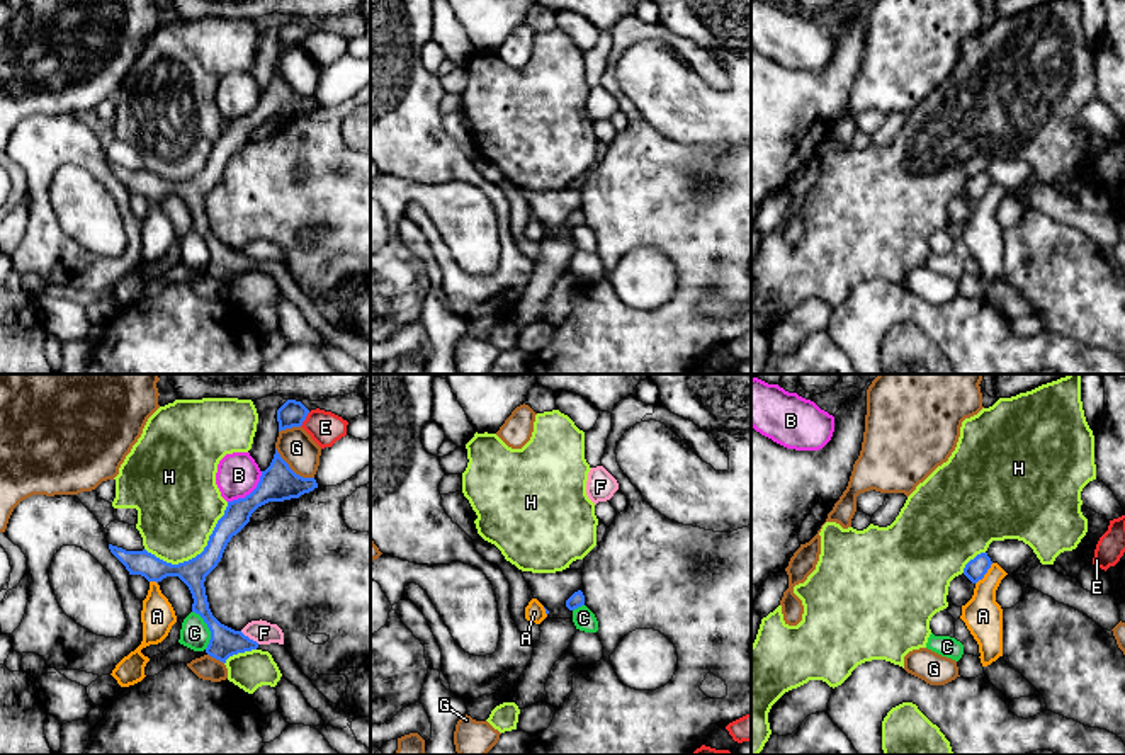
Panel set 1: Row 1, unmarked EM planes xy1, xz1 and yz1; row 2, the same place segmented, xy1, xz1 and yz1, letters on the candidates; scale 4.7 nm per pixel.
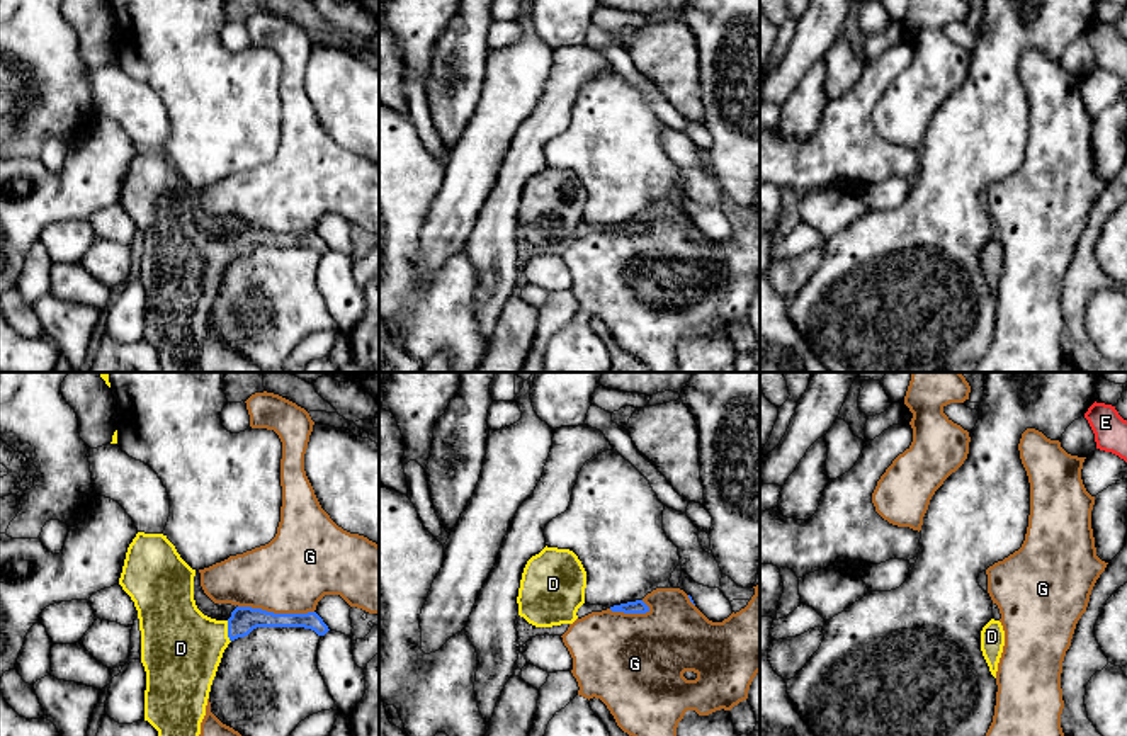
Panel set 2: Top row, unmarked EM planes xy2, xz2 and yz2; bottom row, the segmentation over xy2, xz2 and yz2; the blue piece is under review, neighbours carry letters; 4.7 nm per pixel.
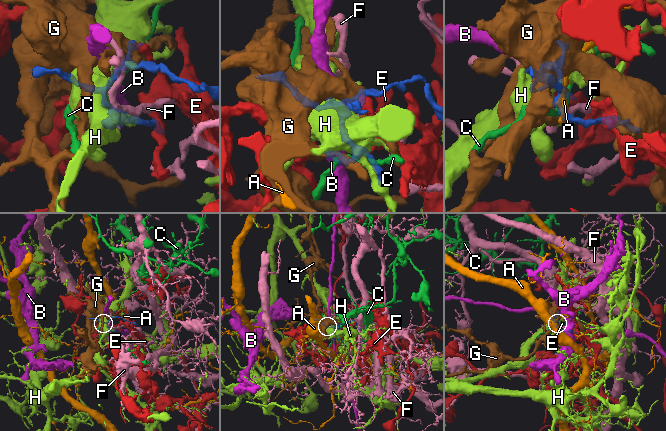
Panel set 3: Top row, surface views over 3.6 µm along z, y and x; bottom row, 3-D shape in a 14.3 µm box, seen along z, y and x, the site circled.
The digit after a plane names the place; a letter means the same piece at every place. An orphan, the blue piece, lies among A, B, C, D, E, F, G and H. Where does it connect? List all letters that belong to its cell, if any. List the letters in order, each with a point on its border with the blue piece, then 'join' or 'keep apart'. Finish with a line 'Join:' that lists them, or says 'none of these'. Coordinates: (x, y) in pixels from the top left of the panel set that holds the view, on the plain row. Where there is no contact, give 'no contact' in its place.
A: meets blue in yz1 at (986, 191); keep apart
B: meets blue in xy1 at (250, 113); keep apart
C: meets blue in xy1 at (209, 249); keep apart
D: meets blue in xy2 at (228, 250); join
E: meets blue in xy1 at (305, 38); keep apart
F: meets blue in xy1 at (248, 257); keep apart
G: meets blue in xy2 at (276, 233); keep apart
H: meets blue in xy1 at (197, 174); keep apart
Join: D

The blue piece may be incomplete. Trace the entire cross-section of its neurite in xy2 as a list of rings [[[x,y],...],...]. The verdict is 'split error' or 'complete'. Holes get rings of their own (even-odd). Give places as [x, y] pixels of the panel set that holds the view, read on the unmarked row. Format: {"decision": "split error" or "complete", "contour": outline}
{"decision": "split error", "contour": [[[138,151],[127,167],[119,204],[138,229],[141,282],[146,291],[144,340],[160,357],[161,372],[201,372],[199,354],[212,299],[228,263],[257,246],[304,246],[325,255],[330,248],[316,231],[274,233],[236,226],[228,240],[204,235],[194,219],[192,189],[163,153]]]}

